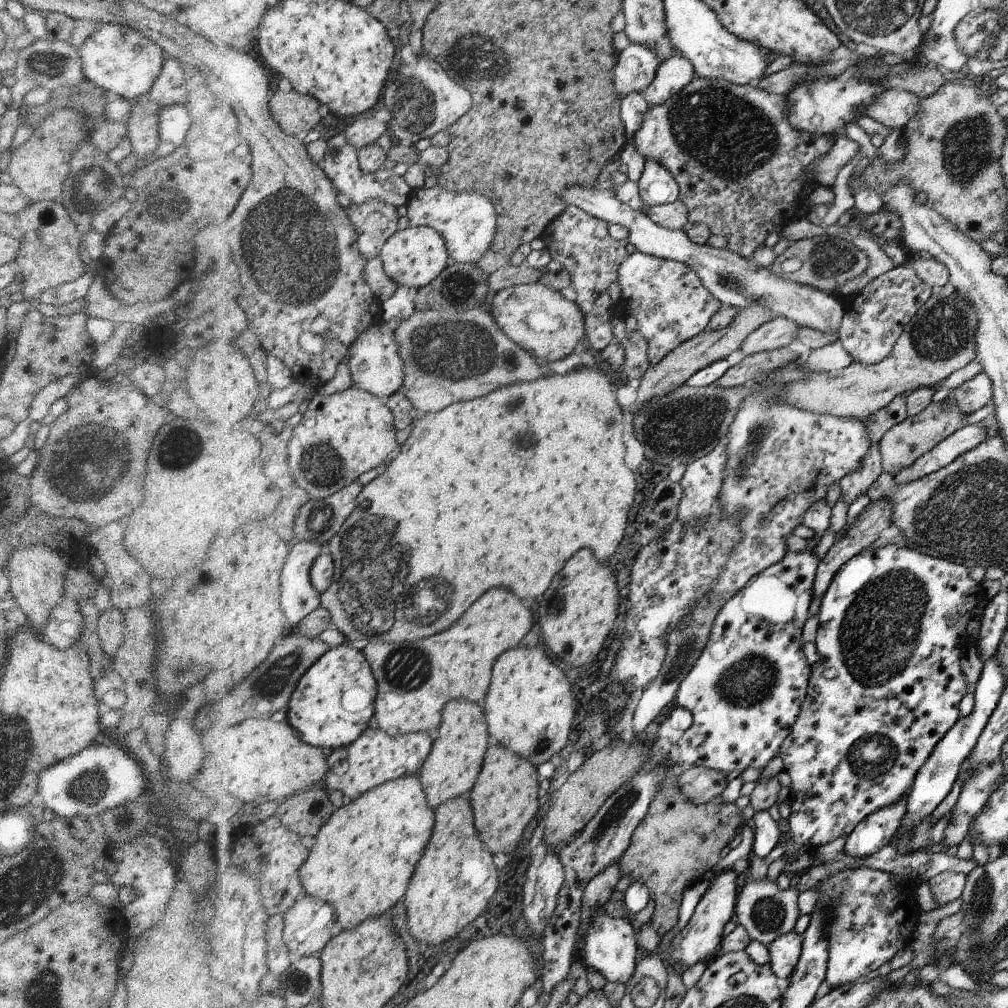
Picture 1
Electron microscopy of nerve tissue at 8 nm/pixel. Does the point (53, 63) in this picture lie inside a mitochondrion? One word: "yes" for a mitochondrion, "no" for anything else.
yes

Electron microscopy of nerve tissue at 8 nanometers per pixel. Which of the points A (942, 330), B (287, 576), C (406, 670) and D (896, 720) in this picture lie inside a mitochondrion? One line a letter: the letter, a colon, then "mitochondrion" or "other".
A: mitochondrion
B: other
C: mitochondrion
D: other

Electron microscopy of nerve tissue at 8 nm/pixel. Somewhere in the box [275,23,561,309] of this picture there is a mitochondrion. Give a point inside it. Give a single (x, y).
(474, 57)

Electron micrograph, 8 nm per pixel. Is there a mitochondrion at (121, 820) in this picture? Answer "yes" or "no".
yes

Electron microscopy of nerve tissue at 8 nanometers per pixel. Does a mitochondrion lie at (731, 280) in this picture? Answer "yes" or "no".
yes

